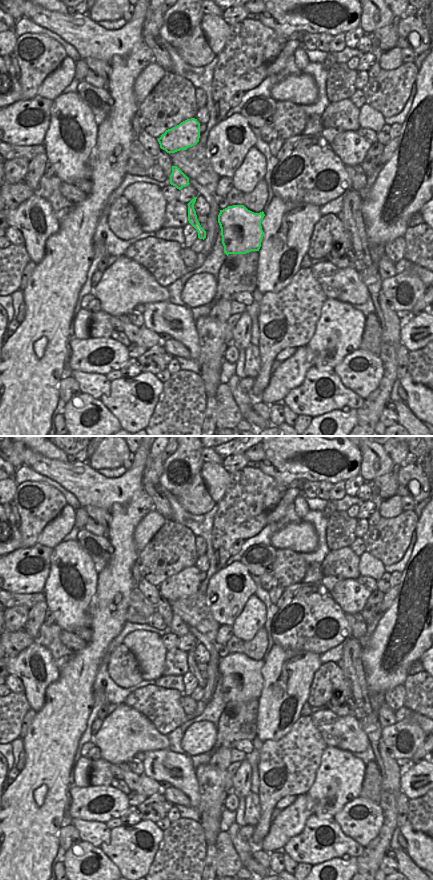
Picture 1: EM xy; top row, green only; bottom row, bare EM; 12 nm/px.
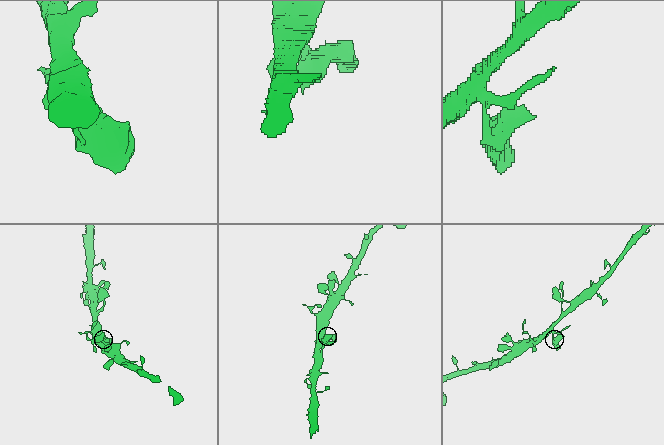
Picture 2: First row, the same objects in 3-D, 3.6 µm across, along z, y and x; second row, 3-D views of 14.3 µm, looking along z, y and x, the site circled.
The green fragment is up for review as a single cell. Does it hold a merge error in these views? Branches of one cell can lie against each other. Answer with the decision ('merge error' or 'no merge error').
no merge error

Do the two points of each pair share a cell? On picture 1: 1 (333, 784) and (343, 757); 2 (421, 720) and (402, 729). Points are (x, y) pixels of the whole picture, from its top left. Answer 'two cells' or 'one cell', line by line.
1: one cell
2: two cells

